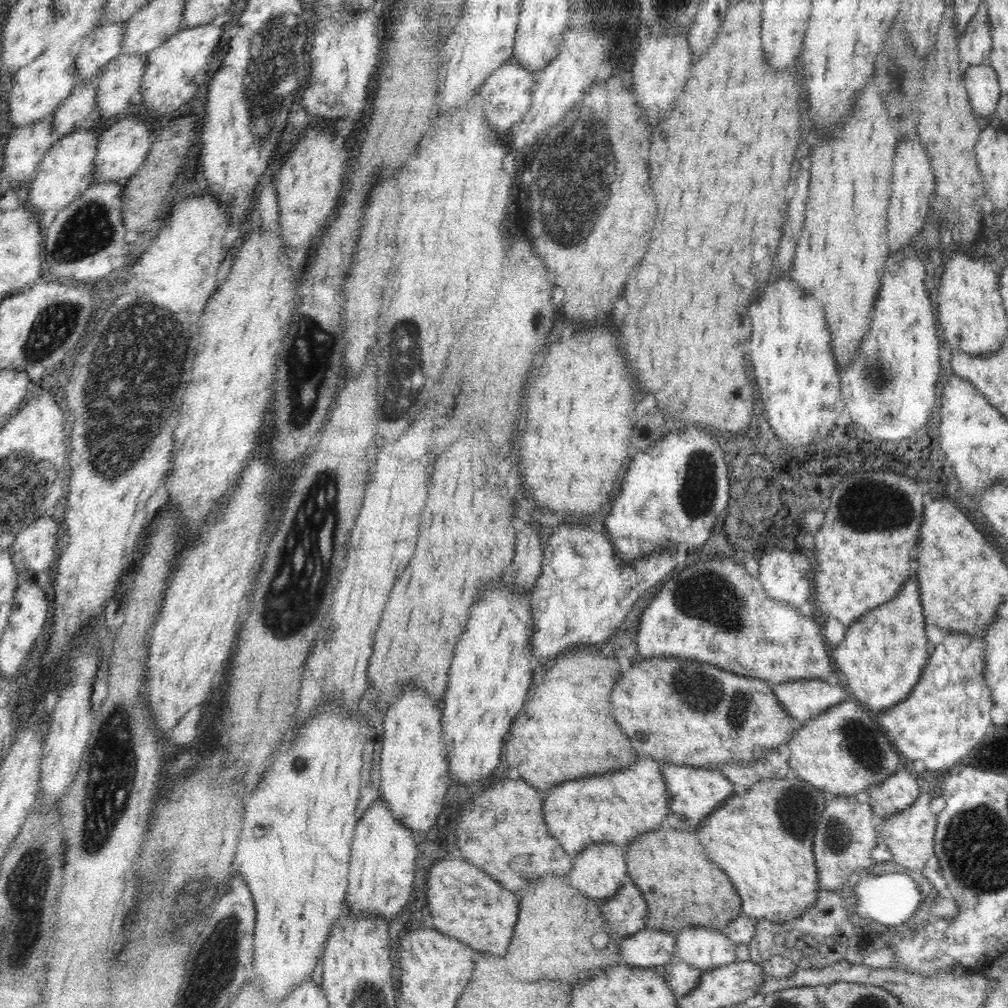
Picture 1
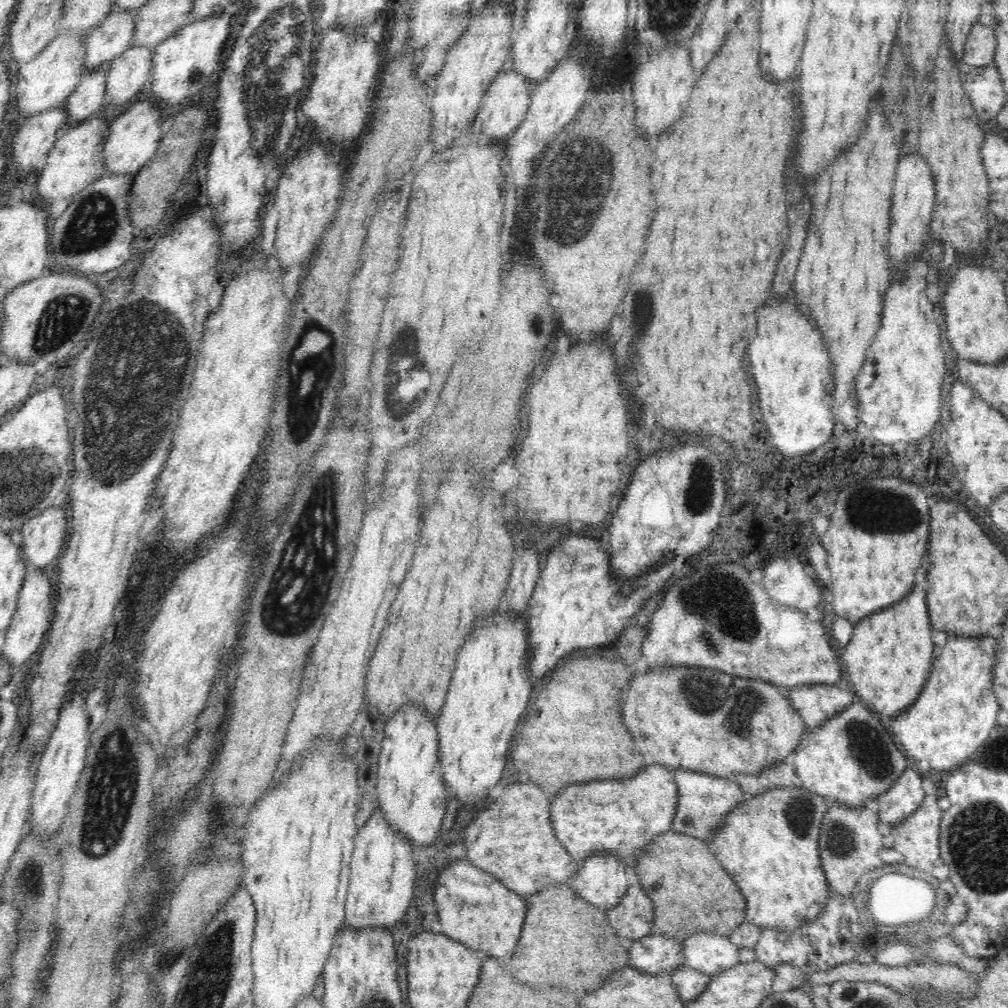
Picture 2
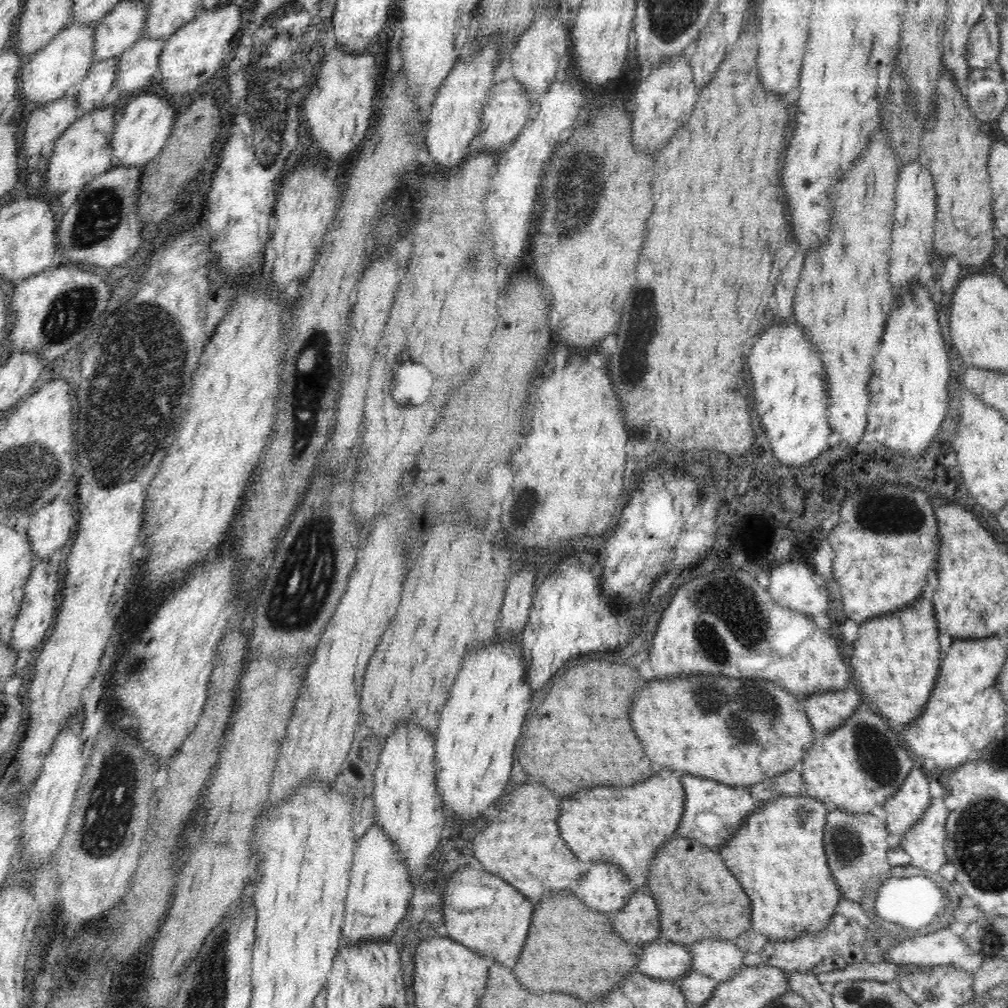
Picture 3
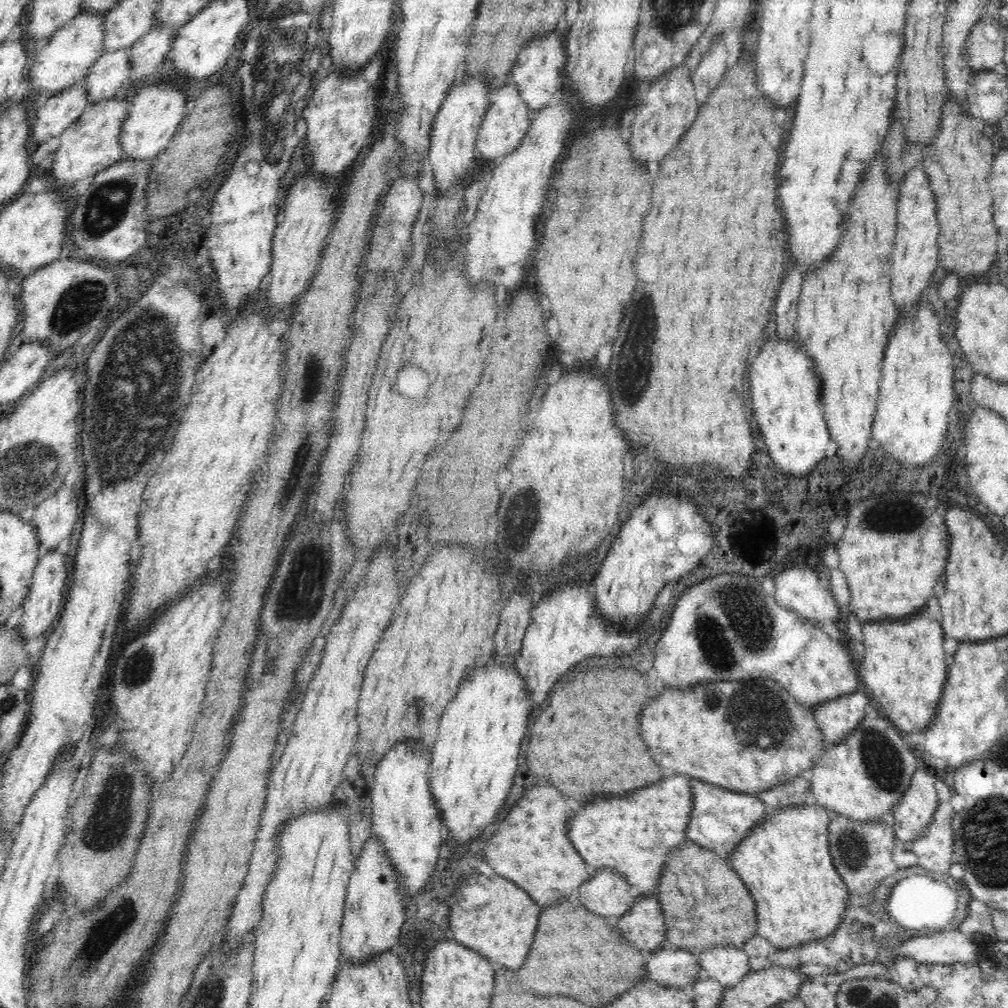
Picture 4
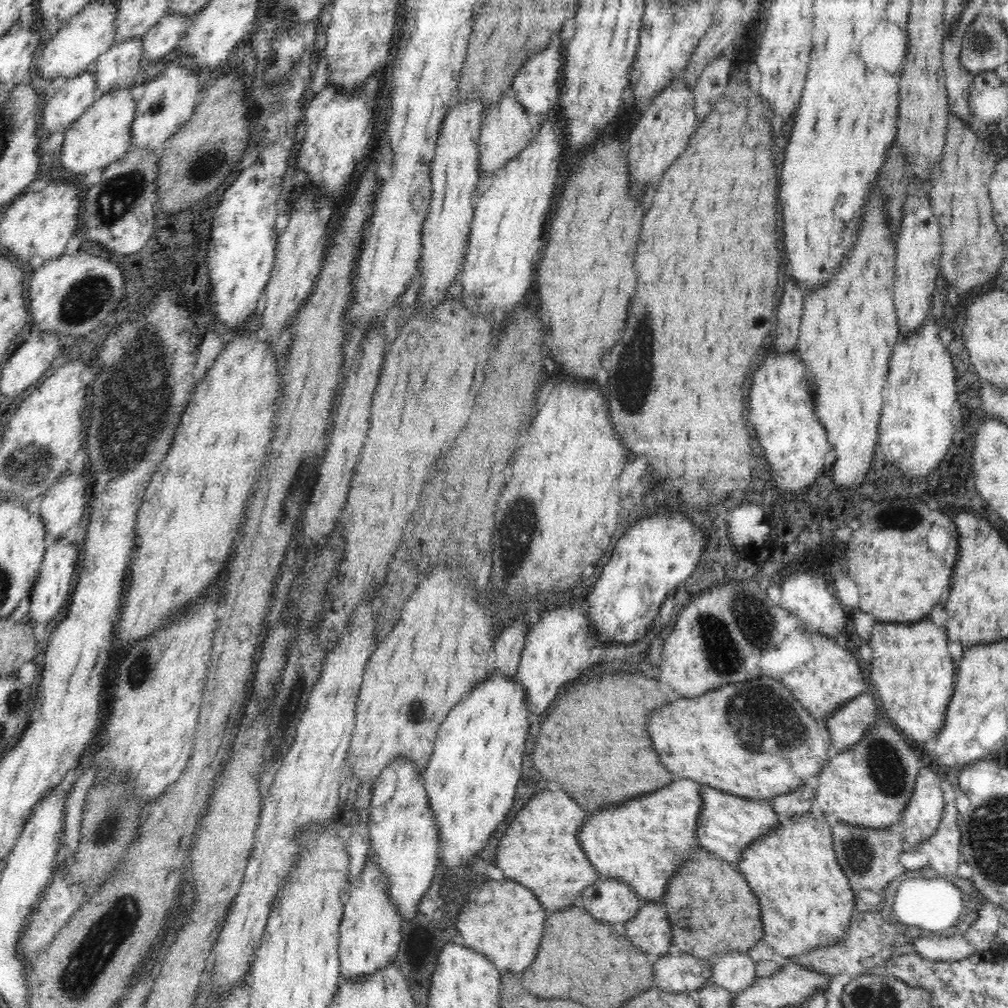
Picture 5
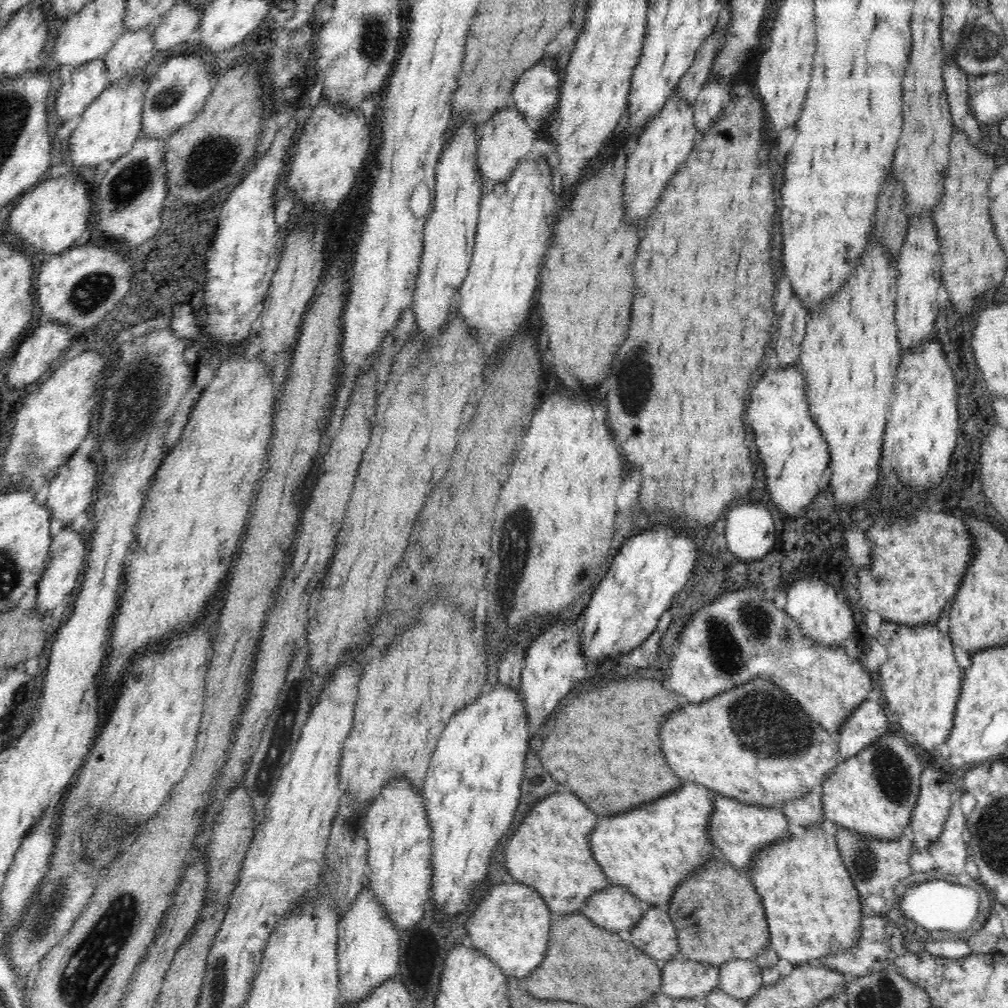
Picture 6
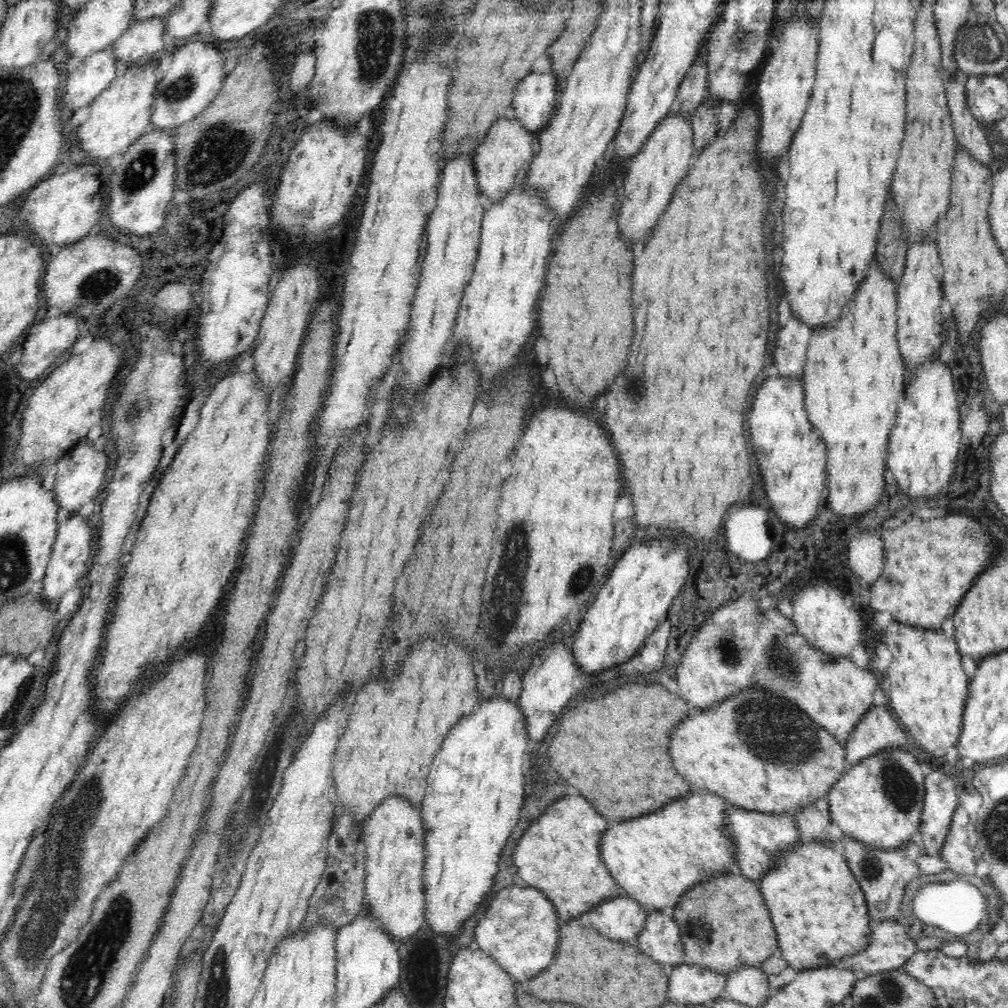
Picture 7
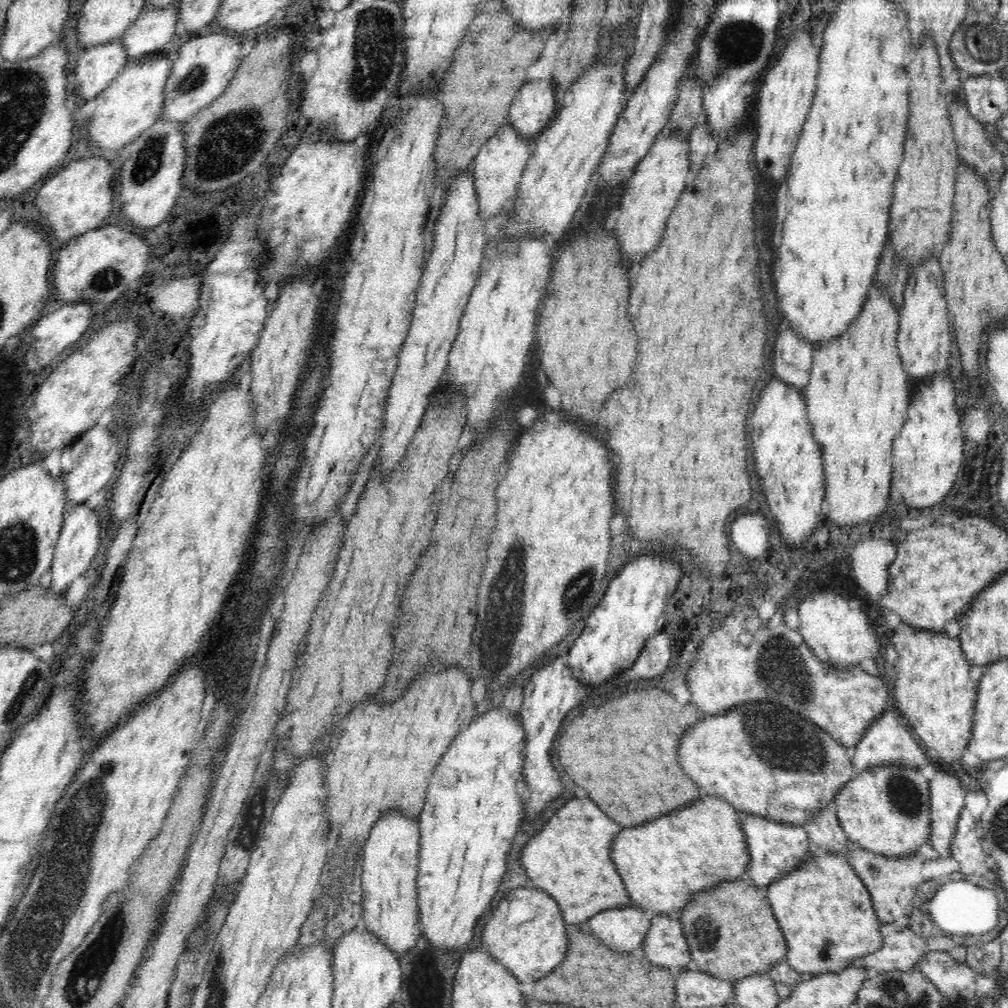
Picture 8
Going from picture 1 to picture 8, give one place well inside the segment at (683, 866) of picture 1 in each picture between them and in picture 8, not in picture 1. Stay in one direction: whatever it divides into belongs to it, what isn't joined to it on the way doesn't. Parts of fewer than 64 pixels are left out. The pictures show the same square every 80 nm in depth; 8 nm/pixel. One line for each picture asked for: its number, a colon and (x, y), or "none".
2: (691, 893)
3: (697, 896)
4: (705, 903)
5: (711, 908)
6: (718, 915)
7: (724, 921)
8: (730, 929)

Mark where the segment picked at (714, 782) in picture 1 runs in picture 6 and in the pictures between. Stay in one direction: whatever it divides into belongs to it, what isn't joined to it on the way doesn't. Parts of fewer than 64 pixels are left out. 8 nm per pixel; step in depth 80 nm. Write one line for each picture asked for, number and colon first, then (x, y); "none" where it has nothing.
2: (704, 800)
3: (712, 811)
4: (721, 818)
5: (727, 824)
6: (737, 830)

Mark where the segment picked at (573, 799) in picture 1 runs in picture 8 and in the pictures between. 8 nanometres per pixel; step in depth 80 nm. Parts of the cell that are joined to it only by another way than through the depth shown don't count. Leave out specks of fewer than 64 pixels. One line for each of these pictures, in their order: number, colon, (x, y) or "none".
2: (621, 817)
3: (625, 826)
4: (632, 833)
5: (642, 842)
6: (650, 850)
7: (654, 858)
8: (663, 863)

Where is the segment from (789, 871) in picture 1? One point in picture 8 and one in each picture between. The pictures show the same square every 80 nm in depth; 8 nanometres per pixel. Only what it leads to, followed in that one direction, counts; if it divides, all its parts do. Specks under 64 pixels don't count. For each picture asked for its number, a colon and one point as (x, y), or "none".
2: (770, 846)
3: (777, 853)
4: (785, 862)
5: (806, 900)
6: (813, 908)
7: (820, 914)
8: (825, 911)

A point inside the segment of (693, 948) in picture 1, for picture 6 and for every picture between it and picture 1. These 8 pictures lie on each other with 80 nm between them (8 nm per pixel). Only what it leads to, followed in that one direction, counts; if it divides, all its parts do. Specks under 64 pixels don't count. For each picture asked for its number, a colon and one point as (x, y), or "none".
2: (711, 954)
3: (717, 958)
4: (727, 964)
5: (734, 971)
6: (741, 979)

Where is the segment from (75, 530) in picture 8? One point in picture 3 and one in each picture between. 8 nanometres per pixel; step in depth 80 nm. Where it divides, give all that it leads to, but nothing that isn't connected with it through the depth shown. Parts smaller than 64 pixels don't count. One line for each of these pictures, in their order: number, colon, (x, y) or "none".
3: (41, 593)
4: (46, 595)
5: (48, 595)
6: (67, 556)
7: (70, 558)

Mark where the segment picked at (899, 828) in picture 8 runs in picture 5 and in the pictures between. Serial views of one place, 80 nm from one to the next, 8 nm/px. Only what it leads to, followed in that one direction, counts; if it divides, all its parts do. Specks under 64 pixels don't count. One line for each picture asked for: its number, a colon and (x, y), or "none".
5: (868, 785)
6: (874, 792)
7: (878, 801)

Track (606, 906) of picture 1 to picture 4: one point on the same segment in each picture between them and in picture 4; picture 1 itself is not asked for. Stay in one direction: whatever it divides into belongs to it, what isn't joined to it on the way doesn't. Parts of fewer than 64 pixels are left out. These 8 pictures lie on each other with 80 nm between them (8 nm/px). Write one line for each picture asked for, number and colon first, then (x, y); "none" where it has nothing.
2: (633, 917)
3: (638, 921)
4: (643, 925)

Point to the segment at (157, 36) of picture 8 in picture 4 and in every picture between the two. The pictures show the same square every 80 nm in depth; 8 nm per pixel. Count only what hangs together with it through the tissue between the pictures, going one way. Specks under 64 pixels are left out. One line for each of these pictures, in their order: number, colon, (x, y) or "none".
4: (112, 70)
5: (121, 66)
6: (133, 50)
7: (141, 42)

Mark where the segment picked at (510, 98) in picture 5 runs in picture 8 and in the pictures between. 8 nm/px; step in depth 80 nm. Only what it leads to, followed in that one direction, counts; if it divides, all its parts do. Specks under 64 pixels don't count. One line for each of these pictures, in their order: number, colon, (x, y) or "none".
6: (506, 138)
7: (502, 154)
8: (497, 169)

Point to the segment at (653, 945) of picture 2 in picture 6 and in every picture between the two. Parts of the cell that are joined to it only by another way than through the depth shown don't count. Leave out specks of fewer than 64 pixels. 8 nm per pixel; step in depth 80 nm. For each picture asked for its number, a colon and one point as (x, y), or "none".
3: (667, 961)
4: (679, 968)
5: (685, 973)
6: (689, 979)

